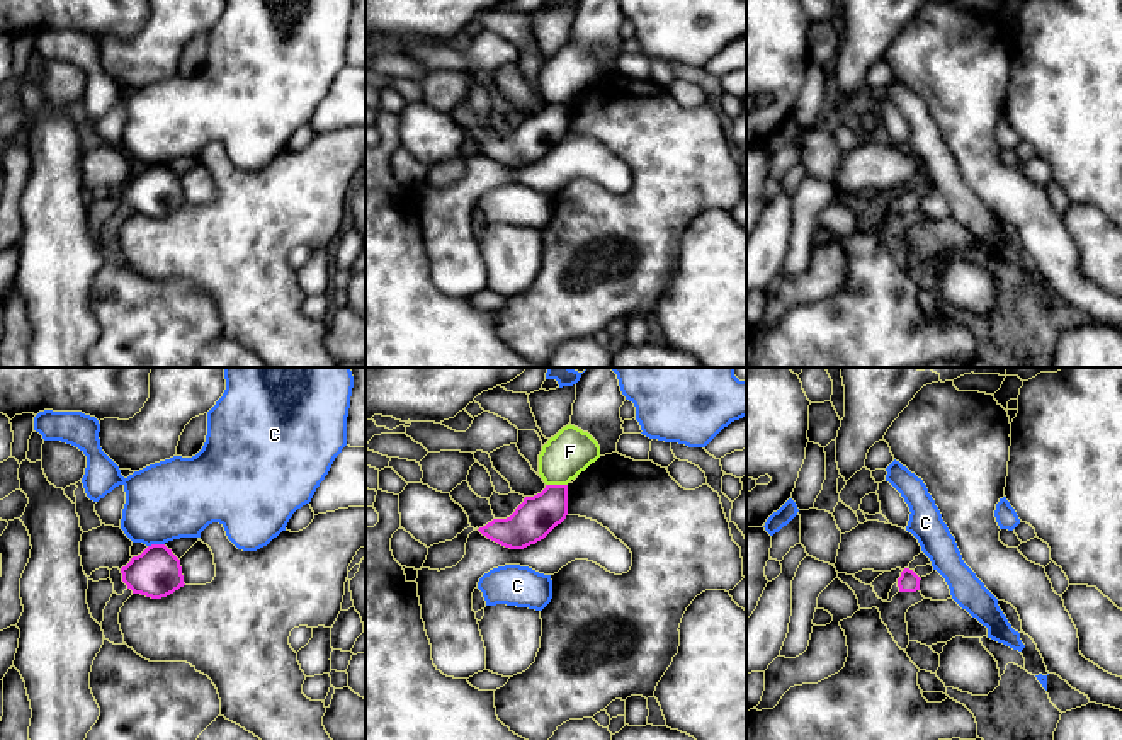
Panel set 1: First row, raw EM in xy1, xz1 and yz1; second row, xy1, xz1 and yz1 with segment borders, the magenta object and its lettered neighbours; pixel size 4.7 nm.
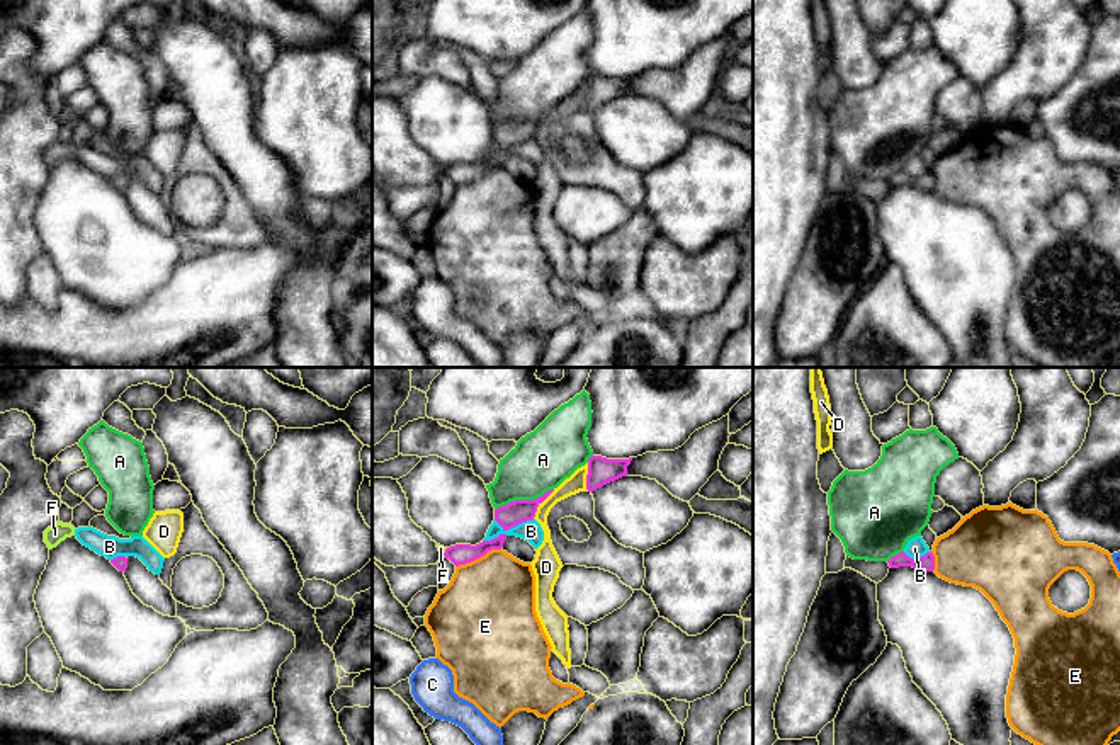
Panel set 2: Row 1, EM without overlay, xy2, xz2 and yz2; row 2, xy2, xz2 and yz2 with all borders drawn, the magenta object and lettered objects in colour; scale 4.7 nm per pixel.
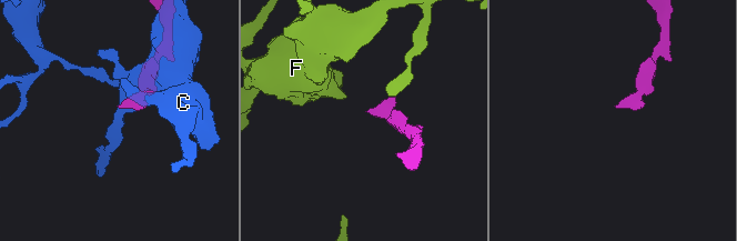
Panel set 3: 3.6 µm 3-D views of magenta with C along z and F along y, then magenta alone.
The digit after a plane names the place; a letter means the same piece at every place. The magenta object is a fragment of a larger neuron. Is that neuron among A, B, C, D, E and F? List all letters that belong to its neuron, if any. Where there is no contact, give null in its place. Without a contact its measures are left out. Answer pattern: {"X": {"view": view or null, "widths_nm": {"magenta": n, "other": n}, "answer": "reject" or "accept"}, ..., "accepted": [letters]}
{"A": {"view": "xz2", "widths_nm": {"magenta": 110, "other": 280}, "answer": "reject"}, "B": {"view": "xz2", "widths_nm": {"magenta": 110, "other": 100}, "answer": "reject"}, "C": {"view": "xy1", "widths_nm": {"magenta": 240, "other": 380}, "answer": "reject"}, "D": {"view": "xz2", "widths_nm": {"magenta": 110, "other": 100}, "answer": "reject"}, "E": {"view": "xz2", "widths_nm": {"magenta": 100, "other": 440}, "answer": "reject"}, "F": {"view": "xz1", "widths_nm": {"magenta": 190, "other": 220}, "answer": "reject"}, "accepted": []}

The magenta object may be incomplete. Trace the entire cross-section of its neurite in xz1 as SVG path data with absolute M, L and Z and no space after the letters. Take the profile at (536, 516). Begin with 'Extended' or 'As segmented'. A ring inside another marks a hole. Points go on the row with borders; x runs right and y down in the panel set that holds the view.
Extended. M468 480L457 485L450 497L464 509L471 527L510 549L536 544L568 515L568 485L546 485L541 493L525 497L507 519L496 519L490 500L478 497Z

